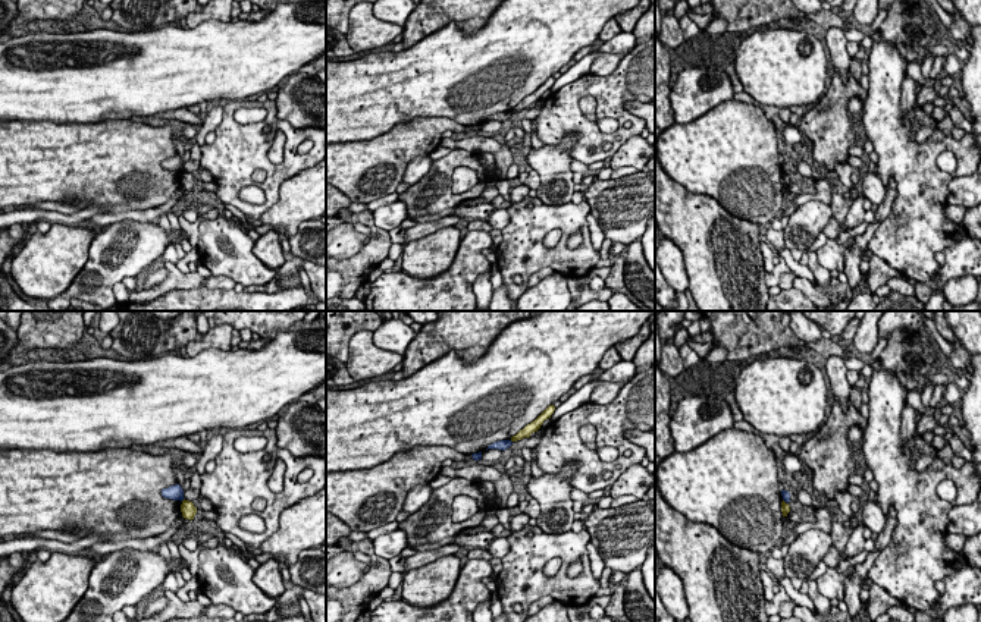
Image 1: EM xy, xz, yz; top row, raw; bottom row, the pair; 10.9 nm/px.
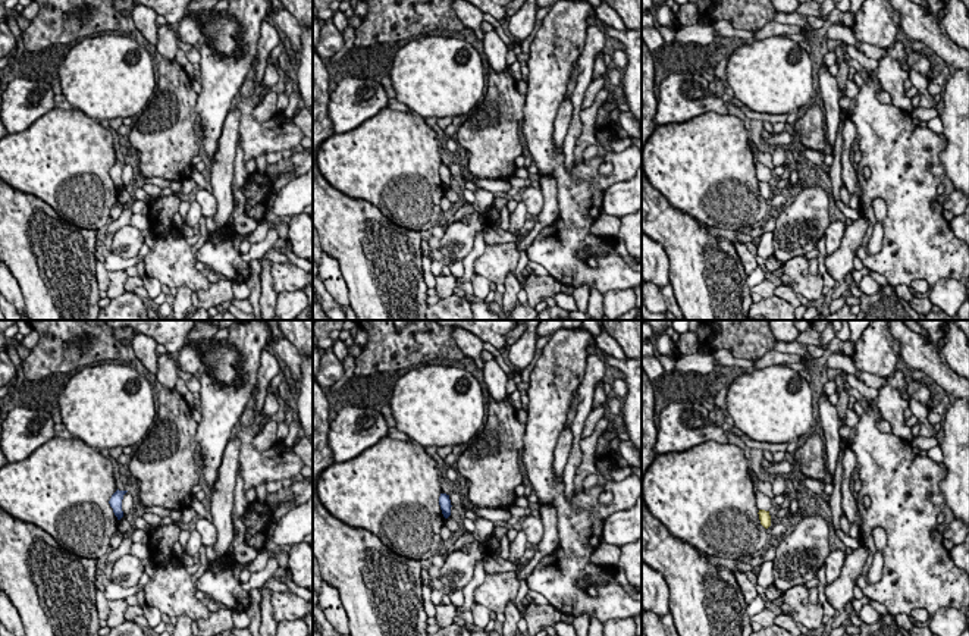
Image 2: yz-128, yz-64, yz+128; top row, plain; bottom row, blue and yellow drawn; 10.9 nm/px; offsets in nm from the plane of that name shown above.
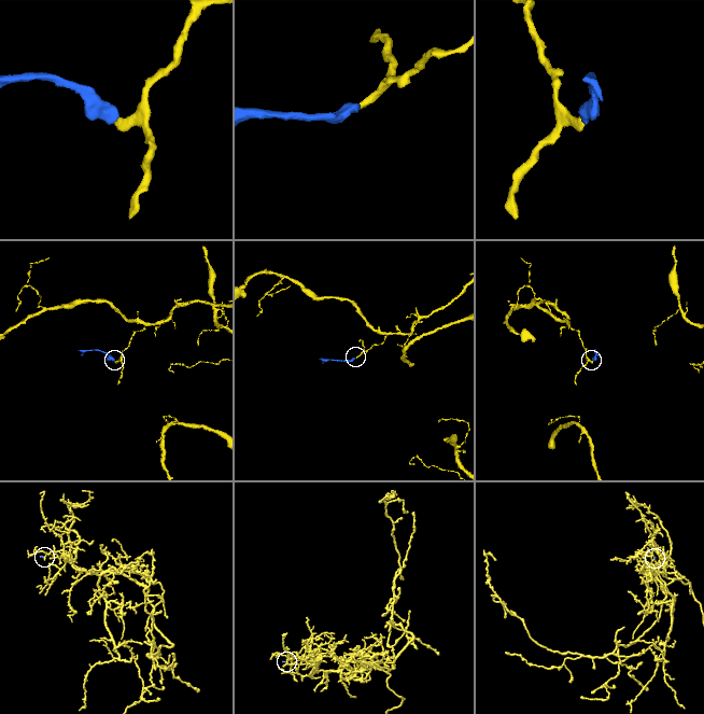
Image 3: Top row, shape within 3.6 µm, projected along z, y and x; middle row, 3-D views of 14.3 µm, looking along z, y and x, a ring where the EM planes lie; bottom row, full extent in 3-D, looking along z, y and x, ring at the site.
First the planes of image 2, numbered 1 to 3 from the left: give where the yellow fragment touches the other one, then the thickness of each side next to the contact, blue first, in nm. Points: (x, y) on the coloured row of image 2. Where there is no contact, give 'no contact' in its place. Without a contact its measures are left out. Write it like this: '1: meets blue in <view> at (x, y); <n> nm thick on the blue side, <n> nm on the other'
1: no contact
2: no contact
3: no contact

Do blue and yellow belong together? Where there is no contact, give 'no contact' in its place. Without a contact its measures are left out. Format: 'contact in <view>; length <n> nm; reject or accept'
contact in xy; length 60 nm; reject

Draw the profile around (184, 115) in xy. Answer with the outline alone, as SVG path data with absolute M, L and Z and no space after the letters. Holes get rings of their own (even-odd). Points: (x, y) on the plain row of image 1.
M176 109L176 110L169 110L169 111L163 111L163 113L157 113L151 117L157 117L157 119L167 119L167 120L181 120L185 122L188 125L203 125L203 119L197 114L189 111L188 109Z

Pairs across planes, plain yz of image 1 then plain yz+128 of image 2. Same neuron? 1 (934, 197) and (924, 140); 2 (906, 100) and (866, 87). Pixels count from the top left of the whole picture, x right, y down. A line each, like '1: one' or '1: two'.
1: one
2: two

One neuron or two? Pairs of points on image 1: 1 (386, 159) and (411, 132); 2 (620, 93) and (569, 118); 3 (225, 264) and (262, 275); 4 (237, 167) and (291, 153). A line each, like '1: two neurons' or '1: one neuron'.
1: one neuron
2: one neuron
3: one neuron
4: one neuron

